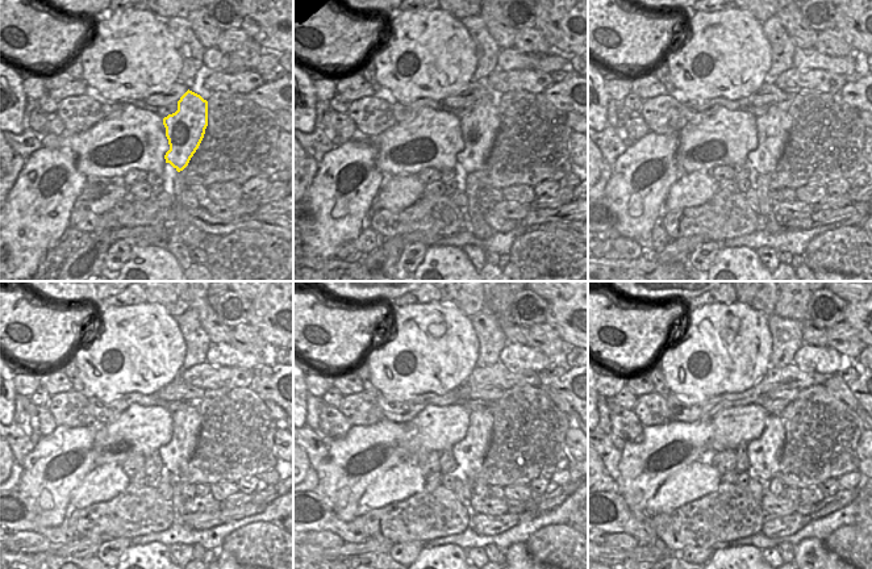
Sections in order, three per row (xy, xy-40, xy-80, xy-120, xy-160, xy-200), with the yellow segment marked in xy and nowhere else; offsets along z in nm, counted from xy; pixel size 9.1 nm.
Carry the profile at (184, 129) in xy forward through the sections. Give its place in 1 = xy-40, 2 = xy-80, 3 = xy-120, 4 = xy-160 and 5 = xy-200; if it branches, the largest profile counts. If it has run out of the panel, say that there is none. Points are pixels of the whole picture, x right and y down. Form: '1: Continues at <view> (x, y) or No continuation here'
1: Continues at xy-40 (479, 129)
2: Continues at xy-80 (760, 170)
3: Continues at xy-120 (172, 467)
4: Continues at xy-160 (470, 454)
5: Continues at xy-200 (764, 454).

